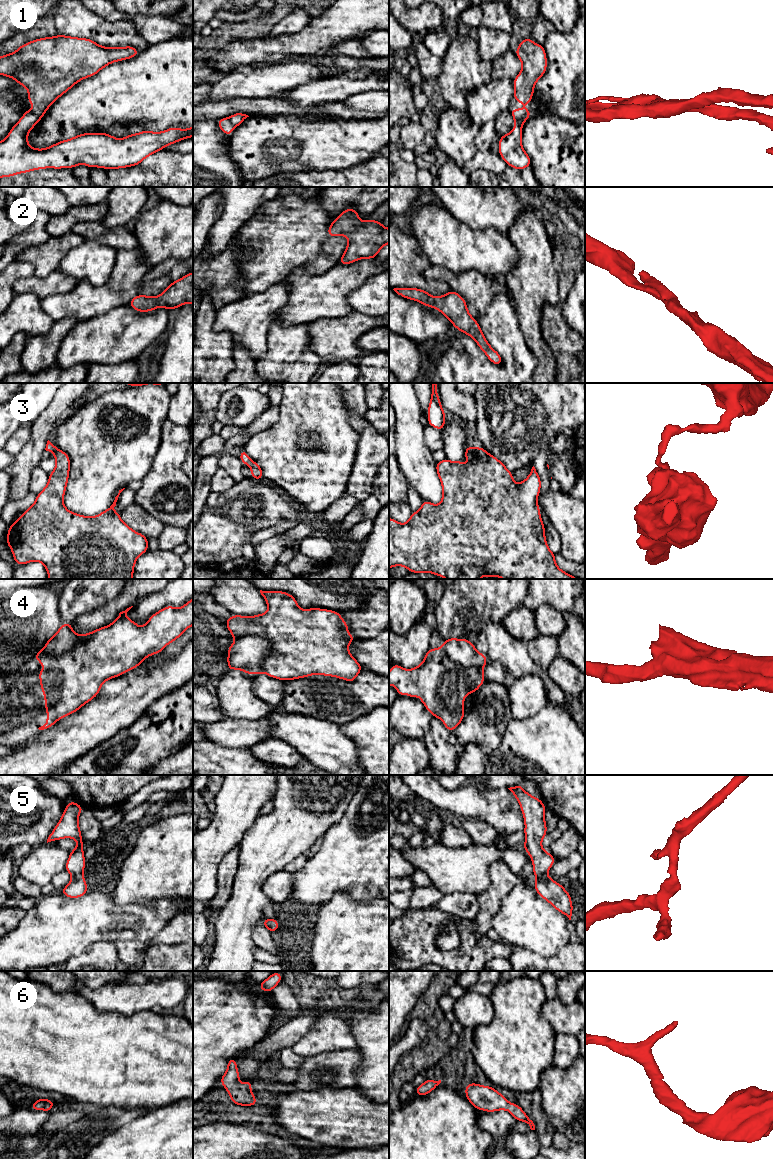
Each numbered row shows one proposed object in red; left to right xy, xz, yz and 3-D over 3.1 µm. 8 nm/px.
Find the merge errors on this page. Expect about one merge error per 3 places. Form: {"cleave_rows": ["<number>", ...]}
{"cleave_rows": ["3", "4"]}

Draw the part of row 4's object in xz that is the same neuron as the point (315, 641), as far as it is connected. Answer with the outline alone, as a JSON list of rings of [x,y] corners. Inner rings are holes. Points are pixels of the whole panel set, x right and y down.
[[[260,590],[260,593],[268,611],[250,617],[234,614],[226,619],[226,627],[235,639],[252,635],[271,642],[271,653],[262,663],[263,673],[282,681],[314,674],[355,681],[363,667],[348,651],[348,646],[356,638],[348,633],[348,624],[337,611],[315,607],[301,609],[296,599],[283,591]]]

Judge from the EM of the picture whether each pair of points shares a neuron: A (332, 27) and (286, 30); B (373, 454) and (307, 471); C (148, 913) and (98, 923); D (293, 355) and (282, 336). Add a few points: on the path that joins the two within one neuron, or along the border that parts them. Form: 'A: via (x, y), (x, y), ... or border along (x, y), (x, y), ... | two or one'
A: border along (310, 21), (295, 34), (279, 35) | two
B: border along (360, 436), (357, 442), (354, 464), (346, 481) | two
C: via (136, 920), (133, 922), (110, 922) | one
D: via (292, 350), (283, 341) | one

